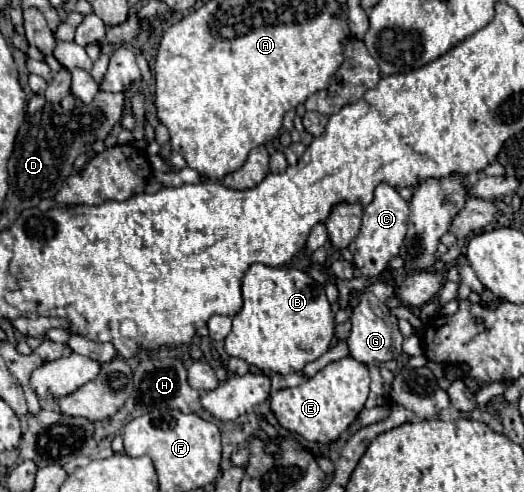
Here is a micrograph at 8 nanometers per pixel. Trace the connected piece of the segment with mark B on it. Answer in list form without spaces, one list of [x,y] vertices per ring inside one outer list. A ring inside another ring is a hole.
[[[253,264],[243,276],[243,308],[233,318],[233,330],[225,338],[225,350],[229,356],[237,356],[267,374],[291,374],[303,370],[307,362],[317,360],[329,350],[333,328],[335,316],[321,284],[317,284],[311,276],[297,268],[273,268],[265,264]]]

